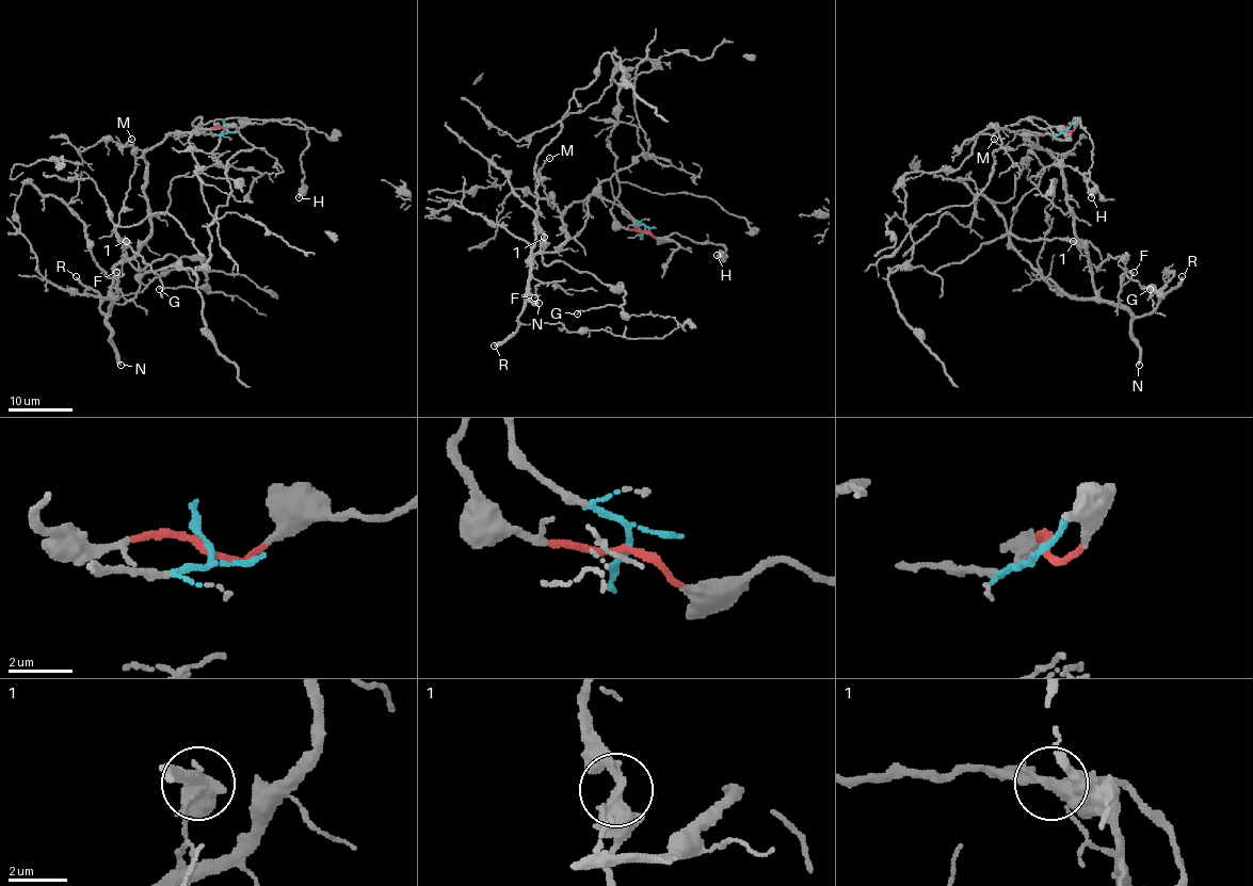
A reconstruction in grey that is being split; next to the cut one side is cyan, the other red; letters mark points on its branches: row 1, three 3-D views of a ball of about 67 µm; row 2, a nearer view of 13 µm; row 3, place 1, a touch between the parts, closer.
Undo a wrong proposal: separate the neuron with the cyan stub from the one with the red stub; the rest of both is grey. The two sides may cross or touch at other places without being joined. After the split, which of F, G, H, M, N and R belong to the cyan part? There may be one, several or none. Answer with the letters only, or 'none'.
F, M, N, R

